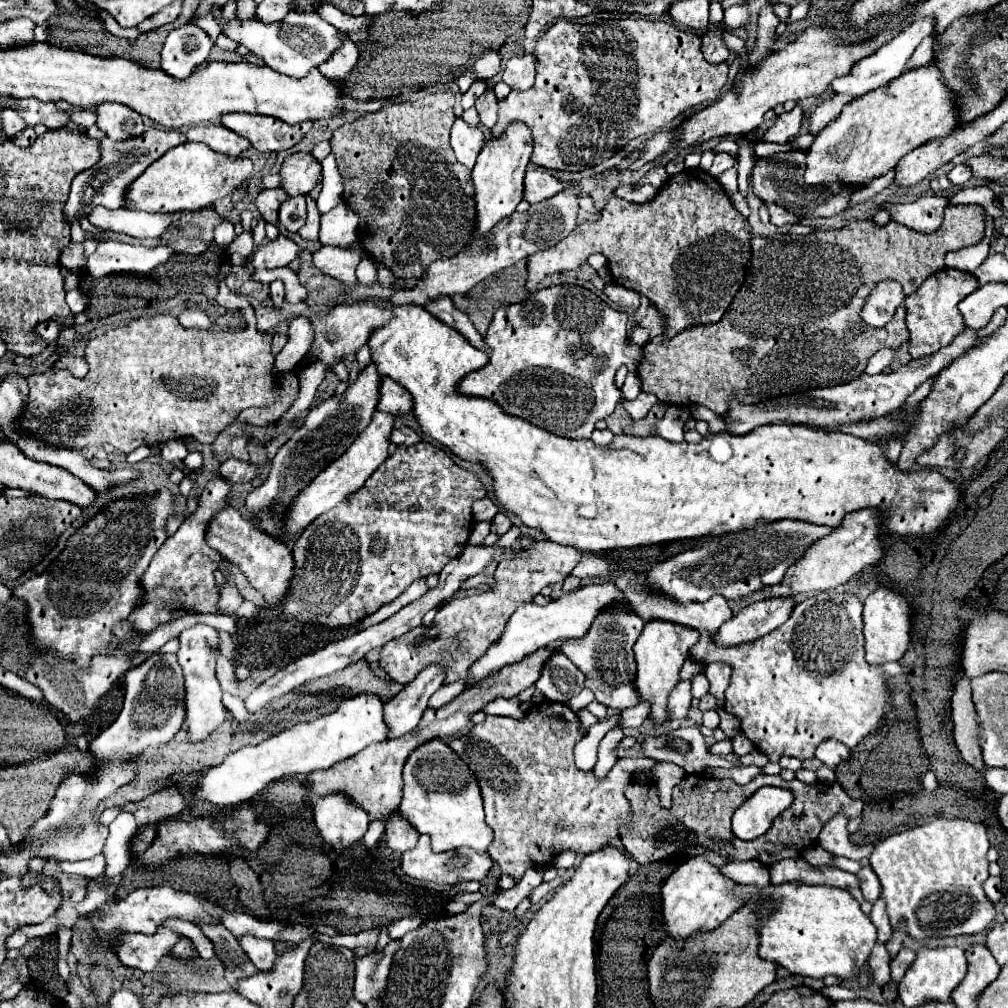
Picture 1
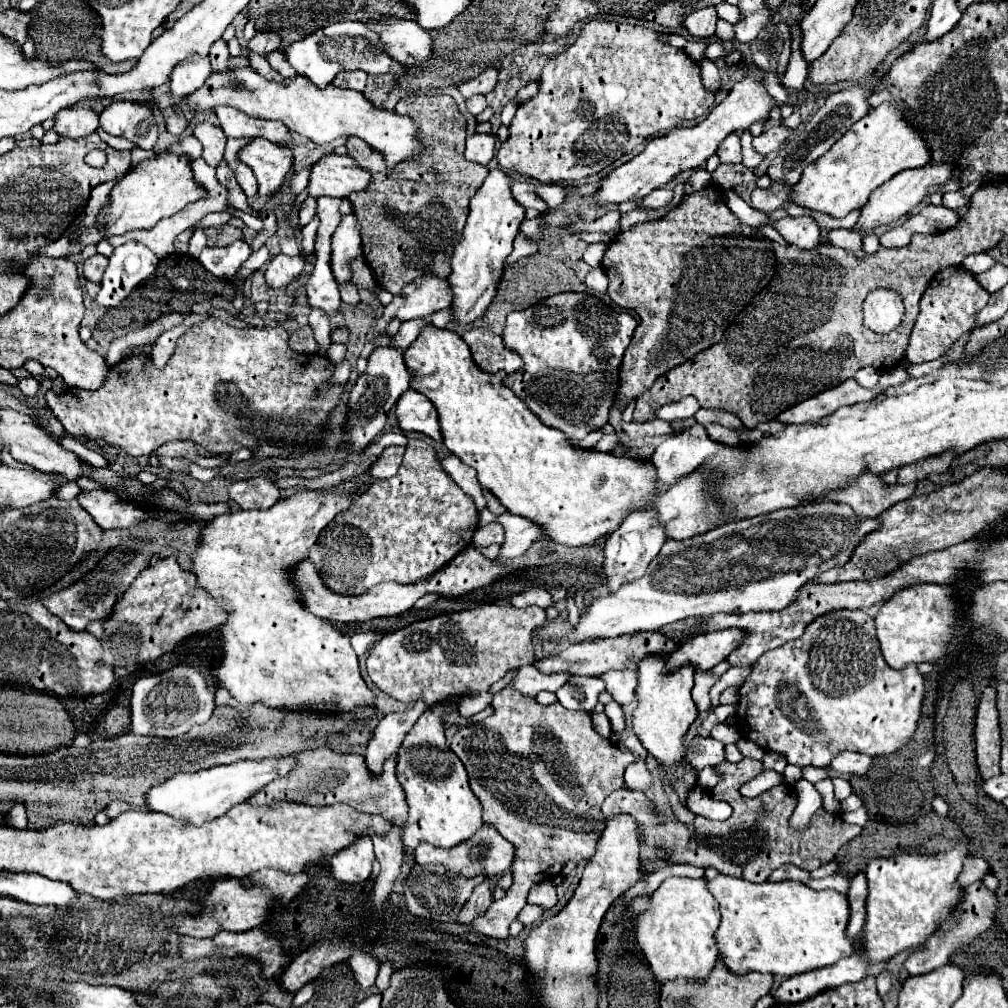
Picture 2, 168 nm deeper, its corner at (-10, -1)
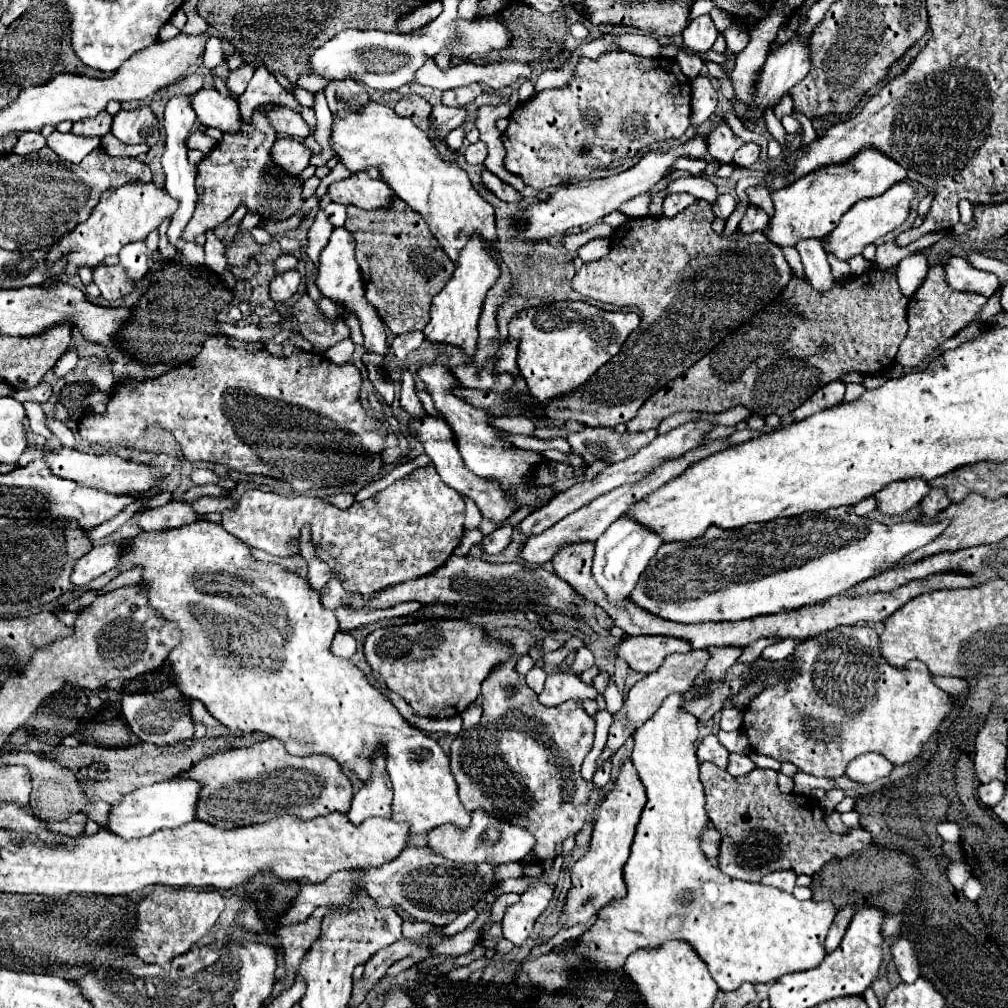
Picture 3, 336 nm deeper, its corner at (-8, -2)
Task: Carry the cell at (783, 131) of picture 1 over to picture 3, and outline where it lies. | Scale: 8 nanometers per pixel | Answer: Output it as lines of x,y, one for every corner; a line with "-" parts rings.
746,143
744,147
740,147
740,151
736,153
732,163
738,167
752,167
758,159
760,159
760,145

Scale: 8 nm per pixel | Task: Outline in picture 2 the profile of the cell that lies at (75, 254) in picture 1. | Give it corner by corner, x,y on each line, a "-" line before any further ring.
100,254
88,258
88,260
84,262
84,276
86,276
88,280
100,284
102,274
104,274
104,270
106,270
106,264
108,264
108,258
104,258
104,256
100,256

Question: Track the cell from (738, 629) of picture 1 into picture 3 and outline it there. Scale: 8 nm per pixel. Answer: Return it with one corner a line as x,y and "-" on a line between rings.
696,649
696,651
690,651
690,653
674,653
674,655
668,655
664,659
664,663
650,675
644,675
628,693
628,699
624,701
622,709
614,715
614,723
610,727
610,733
608,733
608,743
604,747
604,753
602,757
598,759
598,765
602,765
604,759
608,759
610,755
614,755
622,745
624,741
648,719
652,717
652,713
660,707
660,703
670,695
670,693
682,693
682,691
688,691
690,685
694,683
694,679
704,671
706,663
710,659
710,653
708,649

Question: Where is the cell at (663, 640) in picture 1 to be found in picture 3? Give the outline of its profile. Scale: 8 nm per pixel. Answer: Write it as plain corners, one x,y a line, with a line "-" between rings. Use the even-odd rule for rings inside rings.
672,693
672,695
668,695
668,697
664,699
664,703
658,707
658,711
656,711
642,727
636,729
636,733
634,733
632,763
634,763
634,767
636,767
636,771
638,771
638,775
640,775
640,779
642,779
642,783
644,783
644,787
646,787
648,803
646,803
646,807
644,807
644,811
642,811
642,817
640,817
640,823
638,823
638,829
636,829
636,835
634,835
632,851
630,851
630,857
628,857
628,861
626,861
626,865
624,865
624,881
626,881
628,893
626,893
626,897
622,897
622,899
618,899
618,901
612,901
612,903
608,903
604,909
600,909
600,913
598,913
600,919
598,919
582,937
578,937
580,945
568,955
568,959
562,959
562,957
550,955
550,953
548,953
548,955
542,955
542,957
538,957
538,959
534,959
534,957
524,959
524,961
520,963
520,973
518,973
518,979
516,979
516,983
518,983
520,987
530,985
530,987
540,987
540,989
544,989
544,991
562,991
562,989
570,987
570,981
568,981
568,979
570,979
570,971
582,969
582,957
588,961
584,967
596,967
596,969
614,971
614,969
620,969
620,967
626,963
626,957
628,957
630,953
634,953
636,949
640,949
640,947
652,949
652,947
660,945
660,943
666,941
666,939
688,939
688,941
692,943
692,947
700,953
700,957
704,959
704,963
708,965
710,975
714,977
714,981
718,983
718,987
720,987
722,991
734,991
734,989
738,989
744,981
754,983
754,985
758,985
758,983
774,983
776,979
780,979
780,977
786,975
786,973
814,969
816,965
820,965
820,963
824,961
824,957
826,957
824,939
826,939
828,929
830,929
830,925
832,925
832,921
834,921
834,917
836,917
836,907
834,907
832,901
814,901
814,899
798,901
794,895
790,895
790,893
786,893
786,891
780,891
780,889
776,889
776,887
768,887
768,885
762,885
762,883
748,883
748,881
742,881
742,879
732,879
732,877
724,875
718,867
712,867
712,865
708,863
708,859
704,857
704,853
700,853
702,849
700,849
700,845
698,845
698,837
700,837
700,833
706,829
708,815
706,815
706,809
704,809
704,791
702,791
702,783
700,783
700,779
698,779
698,759
696,759
696,737
698,737
698,729
696,729
696,723
698,723
696,717
684,709
684,695
682,695
682,693
-
684,889
692,889
692,891
694,891
694,899
692,899
688,905
678,905
676,901
678,901
678,897
682,895

